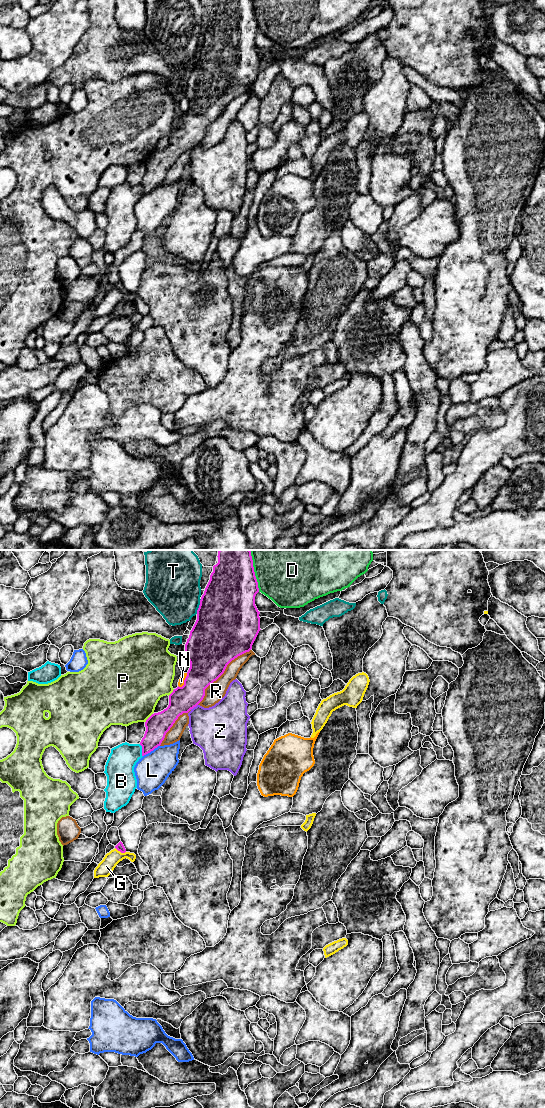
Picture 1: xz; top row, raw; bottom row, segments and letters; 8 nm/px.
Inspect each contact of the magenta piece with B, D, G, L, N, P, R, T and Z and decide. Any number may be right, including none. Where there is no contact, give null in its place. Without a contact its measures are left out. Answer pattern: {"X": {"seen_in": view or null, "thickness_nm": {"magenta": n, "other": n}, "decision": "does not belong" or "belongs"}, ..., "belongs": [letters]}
{"B": {"seen_in": "xz", "thickness_nm": {"magenta": 190, "other": 240}, "decision": "does not belong"}, "D": {"seen_in": "xz", "thickness_nm": {"magenta": 400, "other": 480}, "decision": "does not belong"}, "G": {"seen_in": "xz", "thickness_nm": {"magenta": 70, "other": 120}, "decision": "does not belong"}, "L": {"seen_in": "xz", "thickness_nm": {"magenta": 190, "other": 280}, "decision": "does not belong"}, "N": {"seen_in": "xz", "thickness_nm": {"magenta": 300, "other": 50}, "decision": "does not belong"}, "P": {"seen_in": "xz", "thickness_nm": {"magenta": 190, "other": 480}, "decision": "does not belong"}, "R": {"seen_in": "xz", "thickness_nm": {"magenta": 400, "other": 150}, "decision": "does not belong"}, "T": {"seen_in": "xz", "thickness_nm": {"magenta": 500, "other": 420}, "decision": "does not belong"}, "Z": {"seen_in": "xz", "thickness_nm": {"magenta": 200, "other": 360}, "decision": "does not belong"}, "belongs": []}

